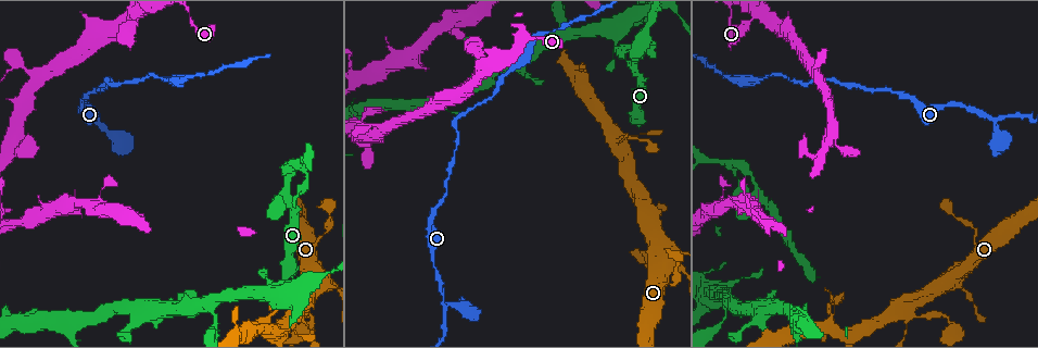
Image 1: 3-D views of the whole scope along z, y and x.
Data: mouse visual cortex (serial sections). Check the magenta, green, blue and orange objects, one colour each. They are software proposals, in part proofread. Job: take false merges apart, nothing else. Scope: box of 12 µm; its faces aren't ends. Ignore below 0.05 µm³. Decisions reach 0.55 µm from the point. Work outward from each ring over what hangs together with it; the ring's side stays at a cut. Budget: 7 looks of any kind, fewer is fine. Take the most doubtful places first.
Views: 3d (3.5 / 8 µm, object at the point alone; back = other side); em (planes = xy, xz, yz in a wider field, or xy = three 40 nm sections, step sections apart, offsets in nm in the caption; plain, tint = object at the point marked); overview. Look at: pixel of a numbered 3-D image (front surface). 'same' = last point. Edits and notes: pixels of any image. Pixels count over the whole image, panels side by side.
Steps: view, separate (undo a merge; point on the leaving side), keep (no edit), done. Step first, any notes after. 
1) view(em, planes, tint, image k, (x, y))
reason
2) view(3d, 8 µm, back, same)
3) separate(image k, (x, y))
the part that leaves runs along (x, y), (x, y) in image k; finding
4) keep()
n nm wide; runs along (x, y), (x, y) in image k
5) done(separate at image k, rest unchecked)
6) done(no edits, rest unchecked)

view(3d, 3.5 µm, image 1, (995, 119))
sudden change in width

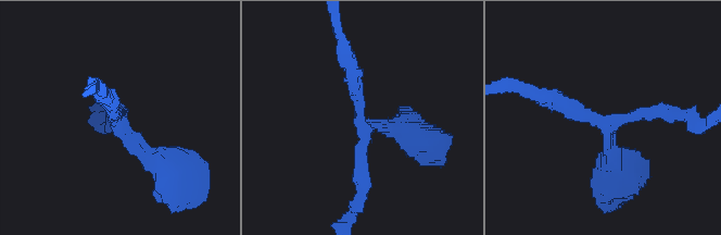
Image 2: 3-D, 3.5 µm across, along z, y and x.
view(em, xy, step 3, tint, image 2, (605, 120))

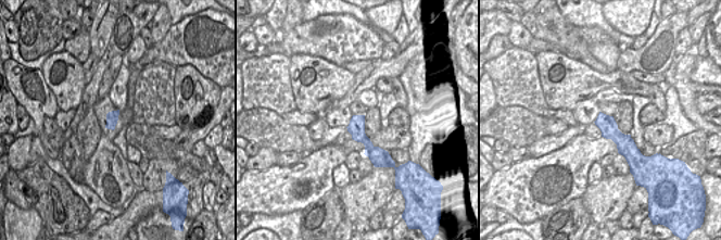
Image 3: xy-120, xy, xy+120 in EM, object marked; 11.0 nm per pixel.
keep()
3 arms; runs along (355, 117), (357, 133), (381, 161) in image 3; continuous, no second cell

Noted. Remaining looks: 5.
view(3d, 8 µm, image 1, (455, 121))
abrupt turn

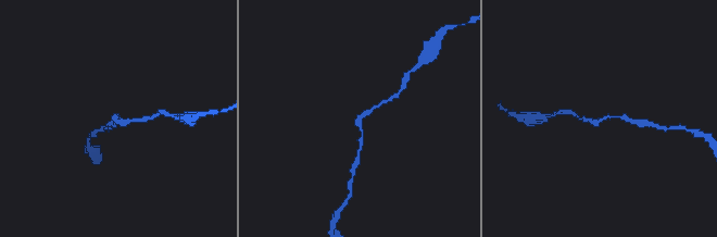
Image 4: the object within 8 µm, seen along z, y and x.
view(3d, 3.5 µm, image 4, (115, 117))
zoom in

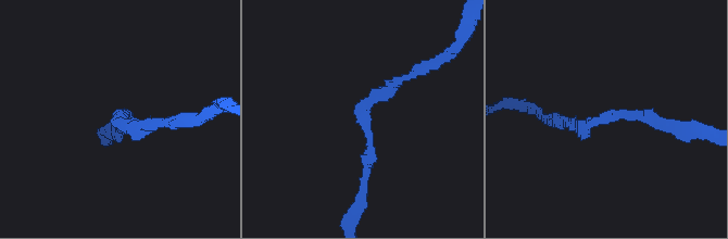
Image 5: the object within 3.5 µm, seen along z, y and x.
keep()
runs along (365, 175), (362, 109), (422, 66) in image 5; one cell here

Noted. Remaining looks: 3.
view(3d, 3.5 µm, image 1, (726, 78))
calibre changes

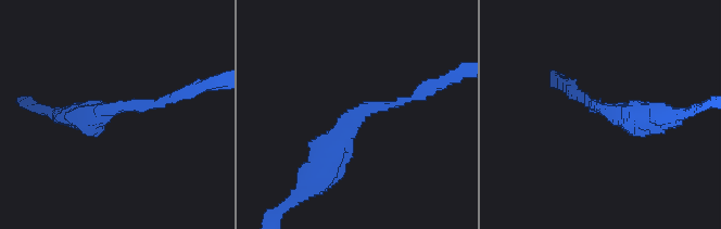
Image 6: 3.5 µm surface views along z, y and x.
view(em, xy, step 1, tint, image 6, (117, 108))
arms of 150, 400 nm

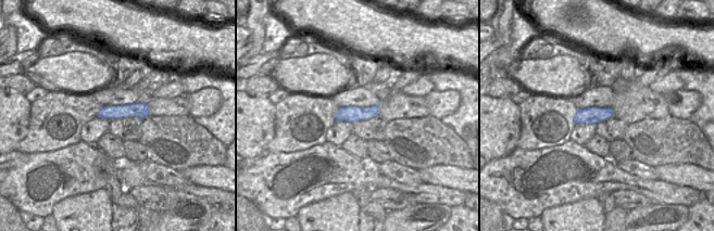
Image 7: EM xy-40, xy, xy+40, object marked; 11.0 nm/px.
keep()
runs along (321, 174), (365, 110), (421, 93) in image 6; all the same cell

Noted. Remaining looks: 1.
done(no edits, rest unchecked)

